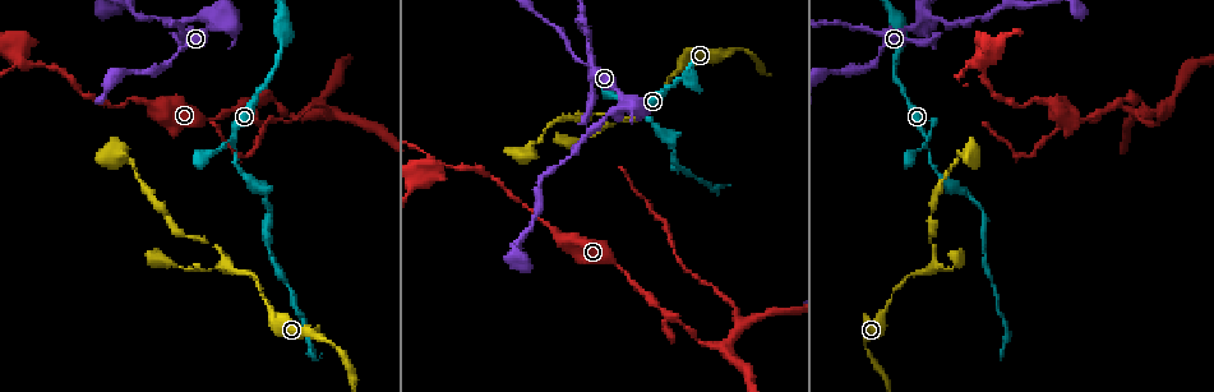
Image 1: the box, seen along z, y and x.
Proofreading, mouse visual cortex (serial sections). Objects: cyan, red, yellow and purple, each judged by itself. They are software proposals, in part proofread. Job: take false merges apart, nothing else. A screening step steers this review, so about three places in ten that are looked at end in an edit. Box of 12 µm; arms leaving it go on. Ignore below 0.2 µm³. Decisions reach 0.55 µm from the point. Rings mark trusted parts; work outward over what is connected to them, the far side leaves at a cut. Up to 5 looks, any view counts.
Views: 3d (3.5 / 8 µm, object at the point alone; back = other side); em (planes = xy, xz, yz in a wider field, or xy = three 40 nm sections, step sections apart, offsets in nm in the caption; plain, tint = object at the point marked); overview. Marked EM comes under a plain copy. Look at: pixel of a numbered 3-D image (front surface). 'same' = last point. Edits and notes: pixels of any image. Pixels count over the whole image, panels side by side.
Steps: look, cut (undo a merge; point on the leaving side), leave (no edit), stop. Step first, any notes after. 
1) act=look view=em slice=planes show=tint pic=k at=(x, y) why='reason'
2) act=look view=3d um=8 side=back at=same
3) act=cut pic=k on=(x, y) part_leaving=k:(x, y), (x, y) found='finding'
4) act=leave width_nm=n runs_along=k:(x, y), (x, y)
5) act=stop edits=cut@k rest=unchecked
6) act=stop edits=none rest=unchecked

act=look view=3d um=3.5 pic=1 at=(930, 150)

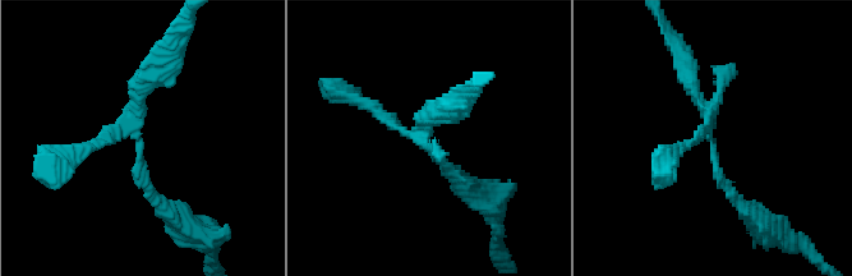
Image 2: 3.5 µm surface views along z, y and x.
act=look view=em slice=planes show=tint pic=2 at=(423, 133) why='need the tissue'

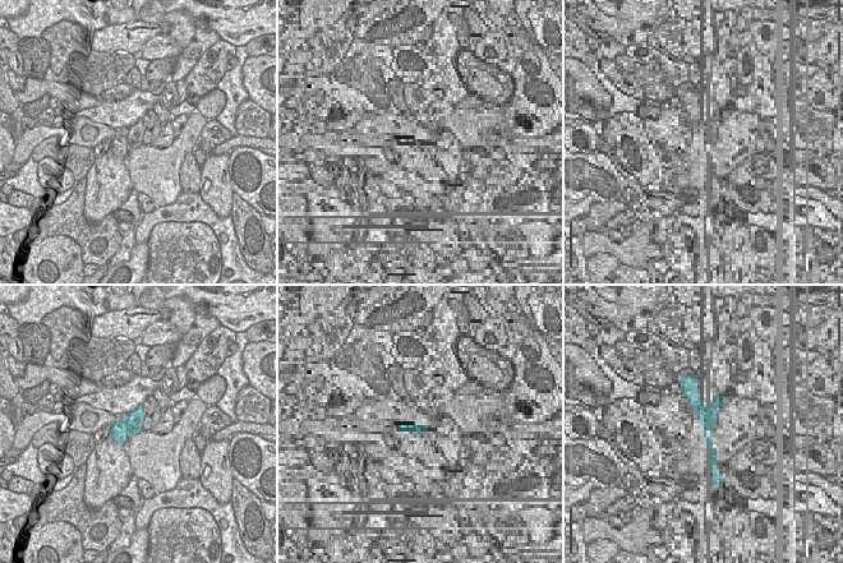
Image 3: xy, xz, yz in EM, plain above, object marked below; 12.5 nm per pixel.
act=look view=em slice=xy step=5 show=tint at=same

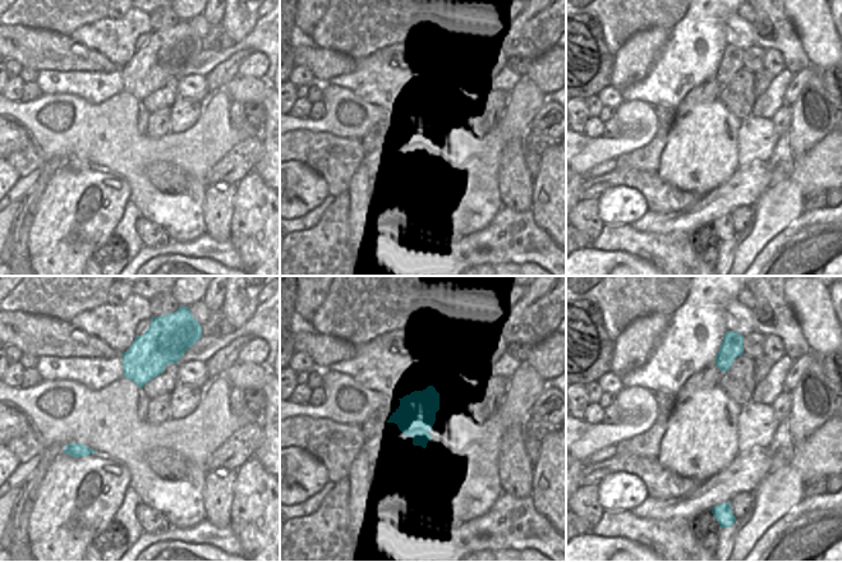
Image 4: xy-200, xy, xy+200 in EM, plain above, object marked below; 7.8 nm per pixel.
act=leave runs_along=2:(685, 67), (718, 176), (744, 207) found='continuous, no second cell'

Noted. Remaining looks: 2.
act=look view=3d um=3.5 side=back pic=1 at=(324, 339) why='calibre changes'

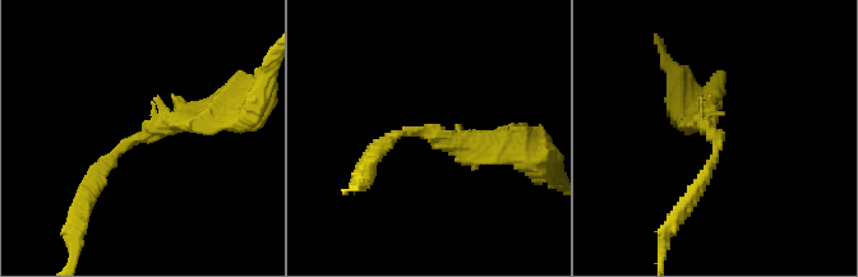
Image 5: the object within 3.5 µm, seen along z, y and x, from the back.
act=look view=em slice=xy step=5 show=tint pic=5 at=(144, 140) arm_widths_nm=150,250

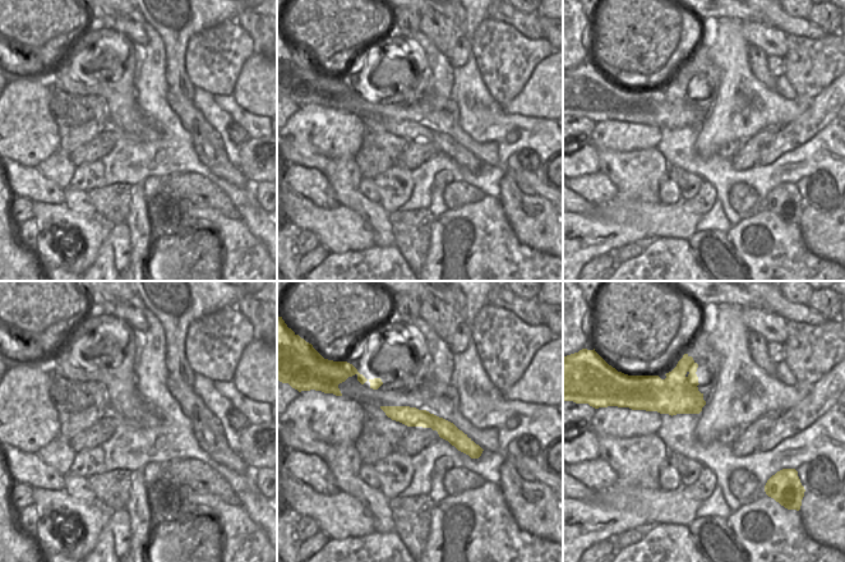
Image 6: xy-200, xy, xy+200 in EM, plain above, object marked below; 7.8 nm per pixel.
act=leave runs_along=5:(221, 111), (127, 142), (88, 193) found='continuous, no second cell'

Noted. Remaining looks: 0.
act=stop edits=none rest=unchecked

